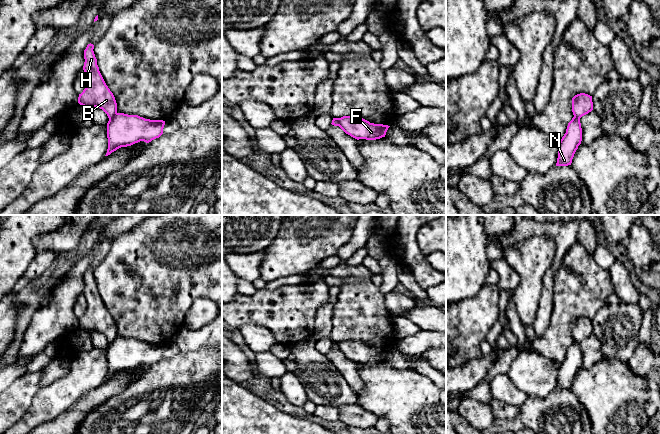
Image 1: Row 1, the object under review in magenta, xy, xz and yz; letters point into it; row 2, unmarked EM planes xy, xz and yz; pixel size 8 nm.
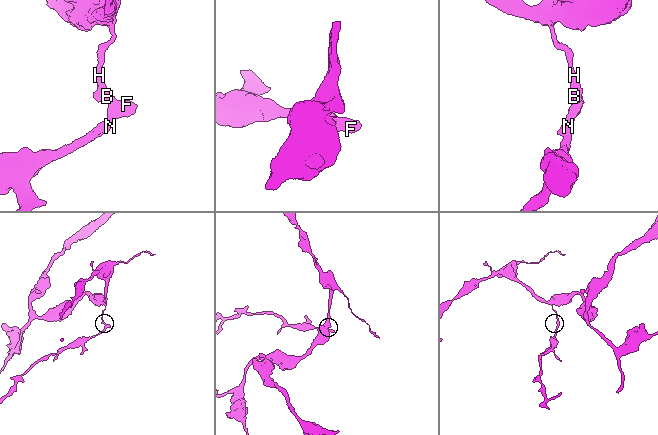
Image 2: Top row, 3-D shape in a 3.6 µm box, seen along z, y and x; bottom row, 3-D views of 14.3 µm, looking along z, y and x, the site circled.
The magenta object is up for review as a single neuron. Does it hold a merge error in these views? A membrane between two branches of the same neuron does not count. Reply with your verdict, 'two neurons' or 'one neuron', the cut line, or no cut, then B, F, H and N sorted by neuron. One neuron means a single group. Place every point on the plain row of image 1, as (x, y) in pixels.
two neurons; cut xy (117, 337), (109, 343); groups B H / F N

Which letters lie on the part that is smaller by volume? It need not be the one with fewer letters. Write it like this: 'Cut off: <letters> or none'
Cut off: F, N

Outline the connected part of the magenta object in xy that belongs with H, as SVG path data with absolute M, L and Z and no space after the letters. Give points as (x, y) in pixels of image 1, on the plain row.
M90 267L84 274L83 294L88 306L86 312L79 318L78 327L86 332L98 331L112 343L117 338L117 327L99 295L93 273L94 269Z

